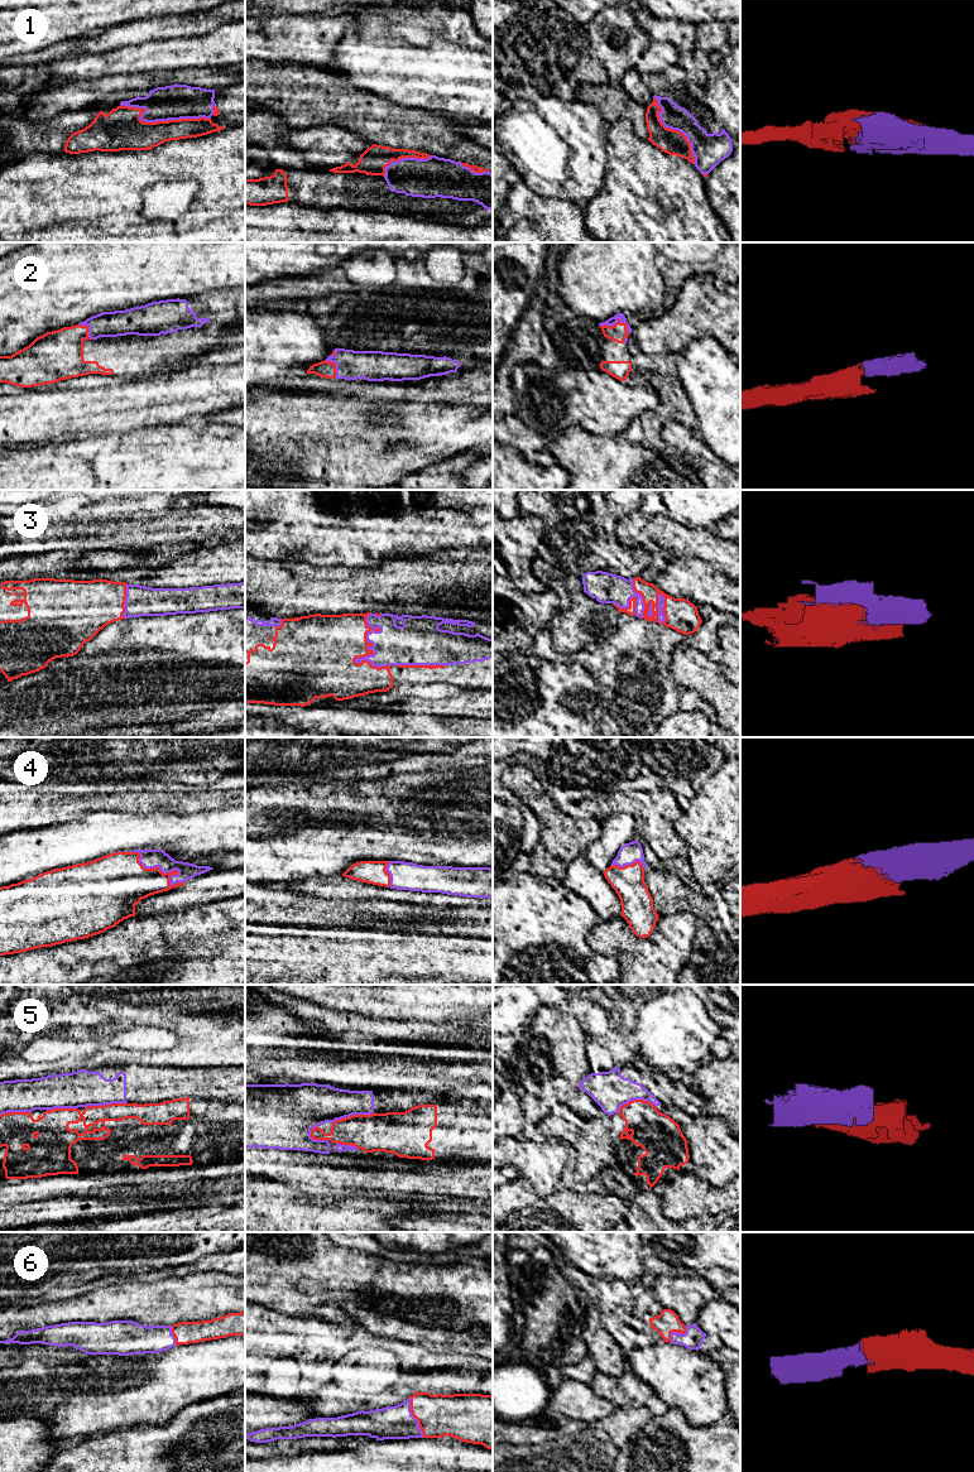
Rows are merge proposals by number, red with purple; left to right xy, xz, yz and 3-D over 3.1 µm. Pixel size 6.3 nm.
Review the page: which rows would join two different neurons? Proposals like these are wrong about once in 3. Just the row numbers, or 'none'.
5

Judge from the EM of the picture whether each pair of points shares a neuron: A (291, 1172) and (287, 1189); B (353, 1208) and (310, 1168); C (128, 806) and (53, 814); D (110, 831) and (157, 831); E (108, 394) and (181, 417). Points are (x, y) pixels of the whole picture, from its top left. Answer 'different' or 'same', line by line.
A: different
B: different
C: same
D: same
E: same

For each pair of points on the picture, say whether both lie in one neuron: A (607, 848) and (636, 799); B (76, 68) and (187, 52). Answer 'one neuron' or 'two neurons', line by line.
A: two neurons
B: one neuron

